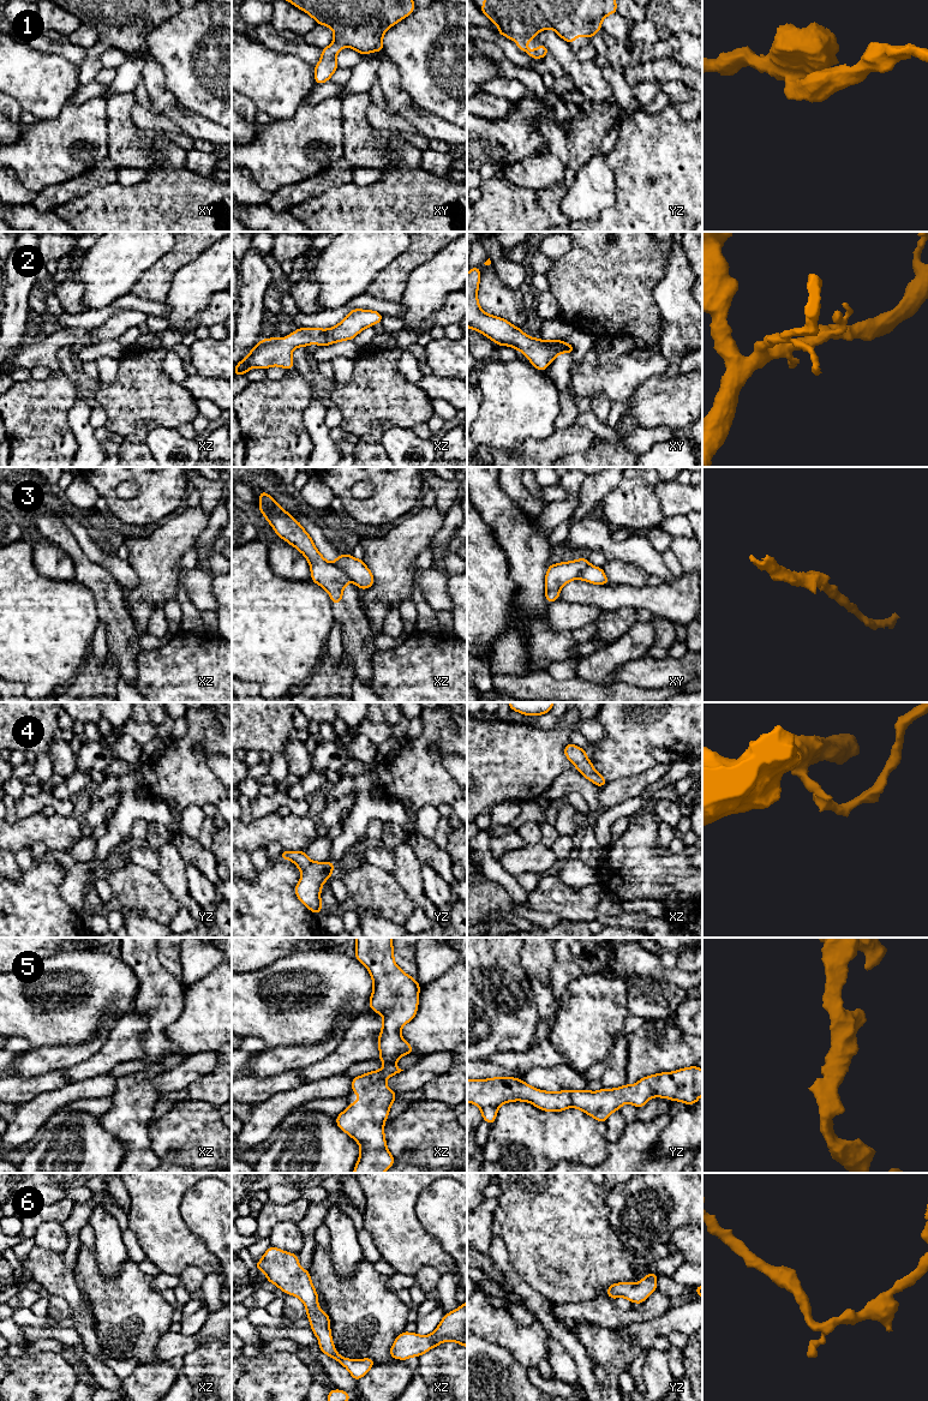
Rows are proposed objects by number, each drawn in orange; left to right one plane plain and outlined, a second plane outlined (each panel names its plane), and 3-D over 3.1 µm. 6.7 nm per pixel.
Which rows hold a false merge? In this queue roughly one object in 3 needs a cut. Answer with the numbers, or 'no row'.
3

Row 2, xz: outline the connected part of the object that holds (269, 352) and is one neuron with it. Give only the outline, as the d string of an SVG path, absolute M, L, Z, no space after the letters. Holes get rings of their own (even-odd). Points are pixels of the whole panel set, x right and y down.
M353 309L334 328L300 328L287 337L262 339L259 343L234 367L234 377L253 369L267 370L270 366L281 366L287 371L294 369L292 352L298 347L319 345L321 347L353 340L361 330L376 323L382 323L383 315L372 310Z

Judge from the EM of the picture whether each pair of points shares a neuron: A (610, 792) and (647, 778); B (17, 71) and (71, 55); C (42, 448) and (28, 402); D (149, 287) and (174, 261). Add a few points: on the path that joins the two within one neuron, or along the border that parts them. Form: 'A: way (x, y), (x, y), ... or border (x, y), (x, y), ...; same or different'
A: way (620, 790), (638, 784); same
B: border (36, 49), (43, 53), (61, 55), (77, 66); different
C: way (40, 437), (35, 413); same
D: way (155, 281), (168, 267); same

